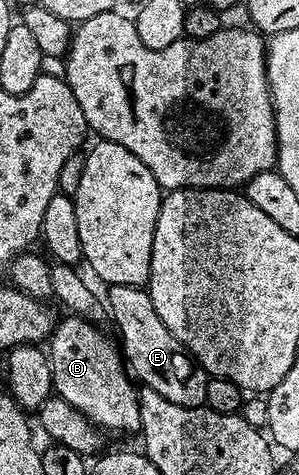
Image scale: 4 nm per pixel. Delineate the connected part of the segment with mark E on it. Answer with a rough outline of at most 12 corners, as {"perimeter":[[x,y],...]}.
{"perimeter":[[112,285],[107,315],[136,382],[202,406],[210,376],[145,287]]}

